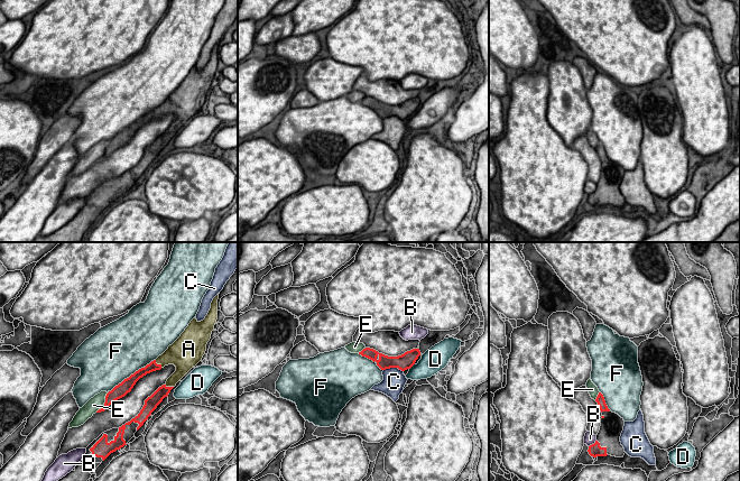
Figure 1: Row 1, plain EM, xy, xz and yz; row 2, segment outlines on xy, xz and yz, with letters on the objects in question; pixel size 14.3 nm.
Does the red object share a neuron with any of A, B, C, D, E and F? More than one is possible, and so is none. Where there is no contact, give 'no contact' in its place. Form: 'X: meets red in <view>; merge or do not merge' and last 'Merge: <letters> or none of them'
A: meets red in xy; merge
B: meets red in yz; do not merge
C: meets red in xz; do not merge
D: meets red in xz; do not merge
E: meets red in xy; do not merge
F: meets red in xy; do not merge
Merge: A

